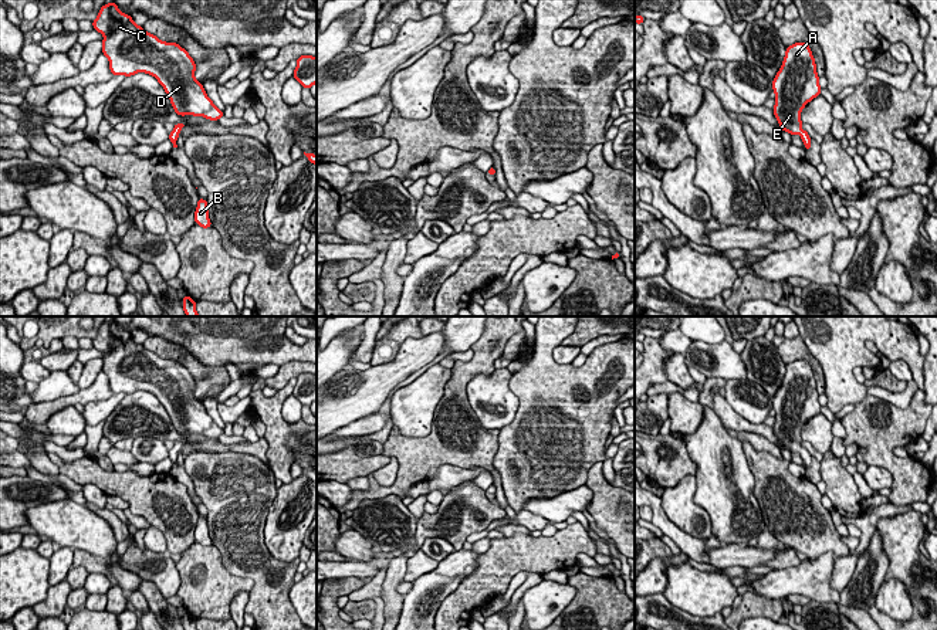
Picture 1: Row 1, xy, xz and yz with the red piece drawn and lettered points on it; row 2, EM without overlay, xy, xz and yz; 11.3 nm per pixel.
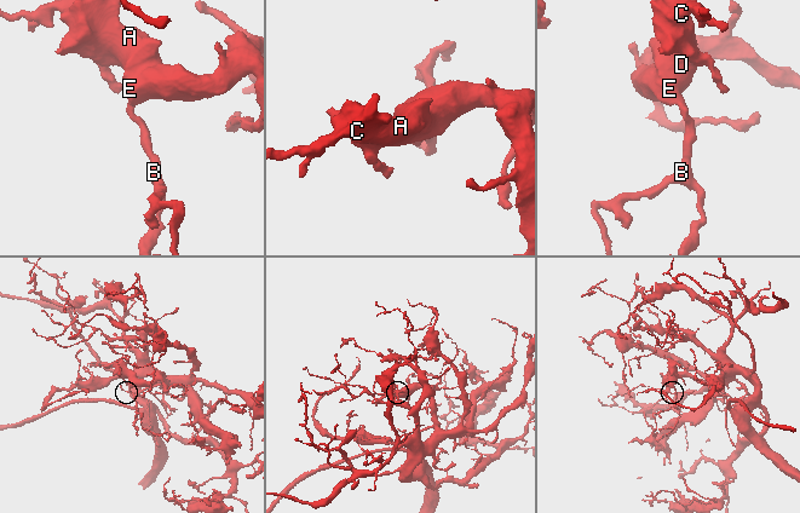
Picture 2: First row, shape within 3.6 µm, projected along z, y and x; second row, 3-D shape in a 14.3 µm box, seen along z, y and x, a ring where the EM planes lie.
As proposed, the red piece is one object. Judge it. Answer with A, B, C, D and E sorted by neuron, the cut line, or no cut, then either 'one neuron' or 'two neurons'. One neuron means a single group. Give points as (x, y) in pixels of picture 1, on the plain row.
A B C D E; no cut; one neuron

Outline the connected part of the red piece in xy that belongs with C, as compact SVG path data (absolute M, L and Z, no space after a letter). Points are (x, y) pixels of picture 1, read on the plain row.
M114 319L101 325L92 345L104 353L102 372L109 379L112 393L145 390L155 394L180 434L219 438L224 433L194 396L196 382L179 362L145 349Z

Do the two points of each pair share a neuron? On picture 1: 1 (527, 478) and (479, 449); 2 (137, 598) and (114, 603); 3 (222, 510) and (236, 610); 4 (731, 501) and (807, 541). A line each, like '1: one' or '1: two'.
1: two
2: two
3: two
4: two

